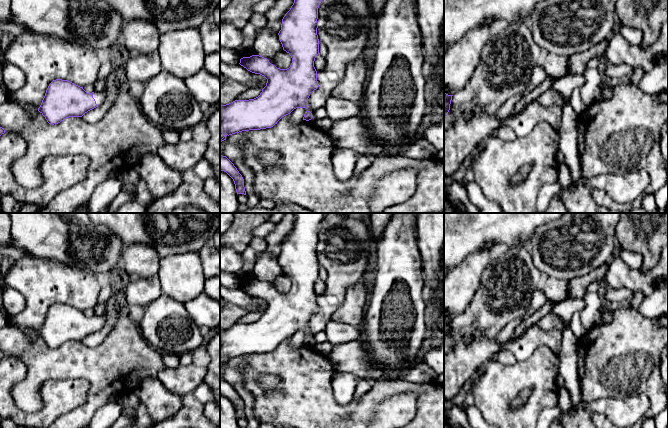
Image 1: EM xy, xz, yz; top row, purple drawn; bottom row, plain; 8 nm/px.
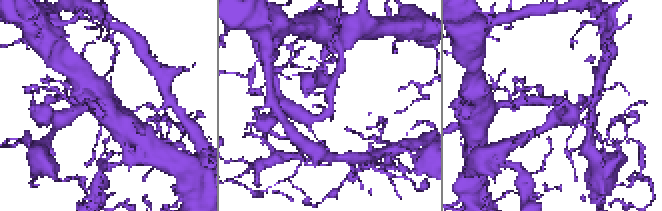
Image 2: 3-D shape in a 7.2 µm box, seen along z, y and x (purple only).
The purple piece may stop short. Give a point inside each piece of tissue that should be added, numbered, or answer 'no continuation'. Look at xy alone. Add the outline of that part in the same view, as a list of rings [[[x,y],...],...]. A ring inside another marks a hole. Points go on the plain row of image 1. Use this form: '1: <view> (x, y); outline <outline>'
1: xy (99, 321); outline [[[94,316],[93,322],[96,325],[96,328],[99,330],[104,326],[104,323],[106,321],[105,316]]]

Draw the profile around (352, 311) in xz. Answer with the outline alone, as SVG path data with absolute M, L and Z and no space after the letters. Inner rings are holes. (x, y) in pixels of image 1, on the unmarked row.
M360 280L346 290L343 304L333 313L331 320L349 325L362 326L370 291Z

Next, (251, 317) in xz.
M249 312L241 317L236 324L249 324L254 323L260 319L262 313L260 312Z

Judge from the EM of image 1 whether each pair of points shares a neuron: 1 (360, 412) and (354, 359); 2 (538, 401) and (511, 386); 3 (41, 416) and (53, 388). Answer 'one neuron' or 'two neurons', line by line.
1: two neurons
2: one neuron
3: one neuron

